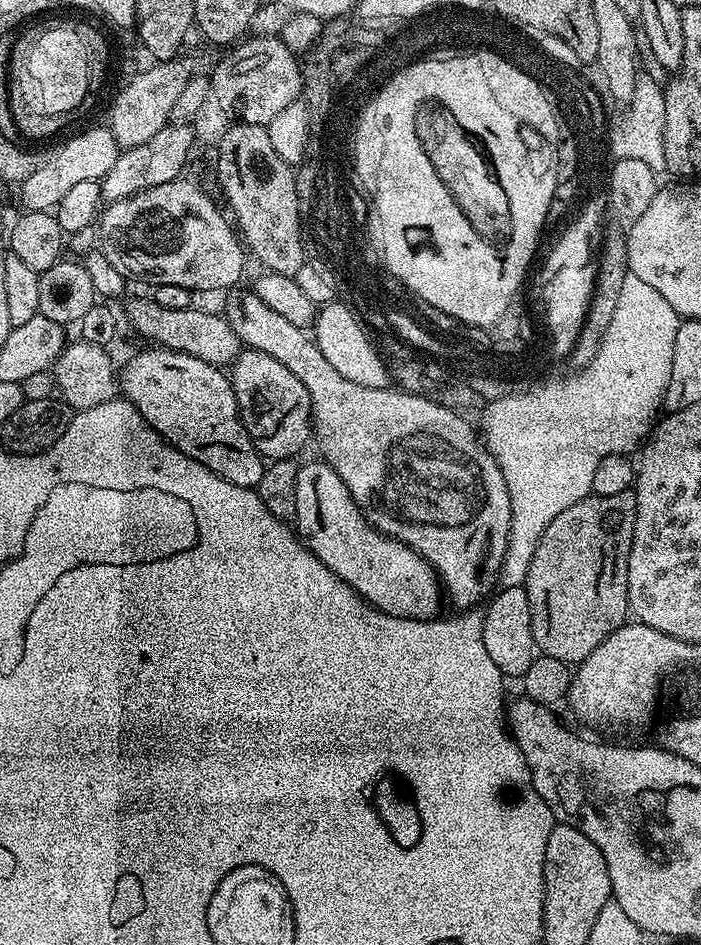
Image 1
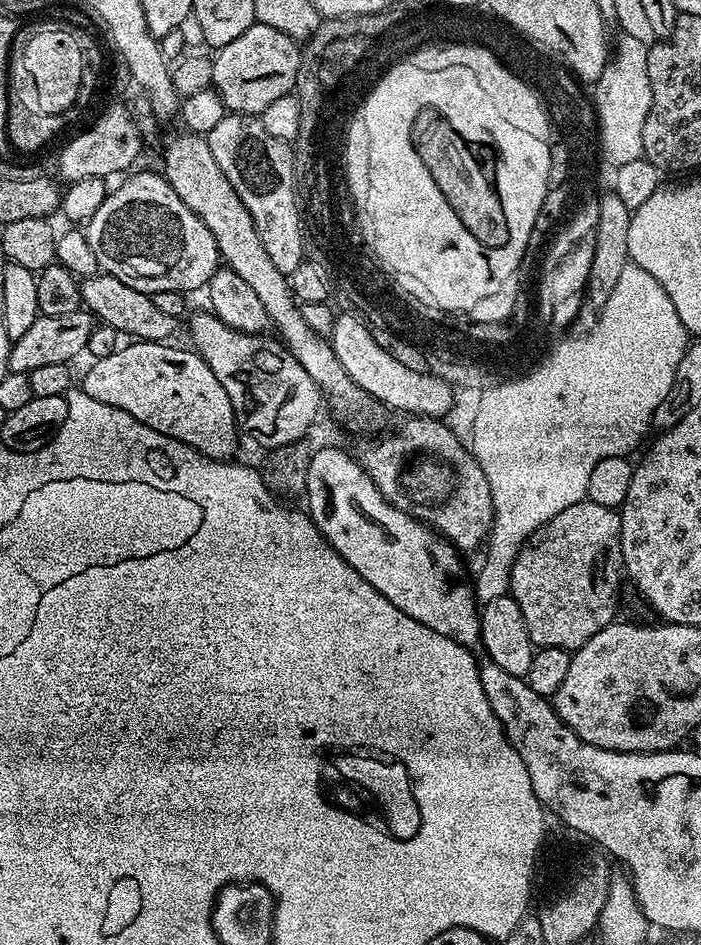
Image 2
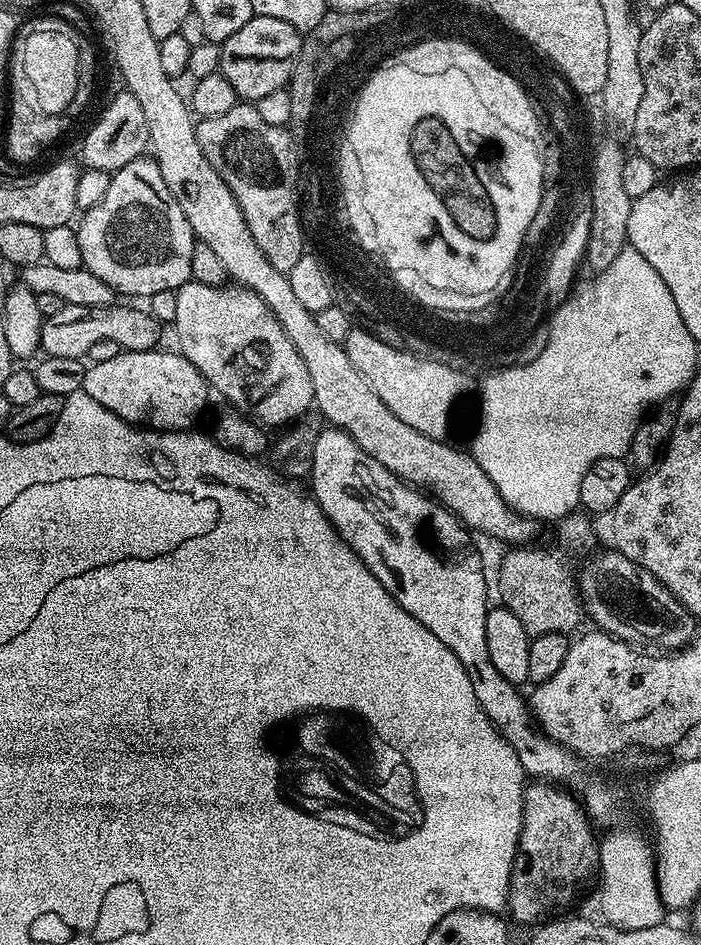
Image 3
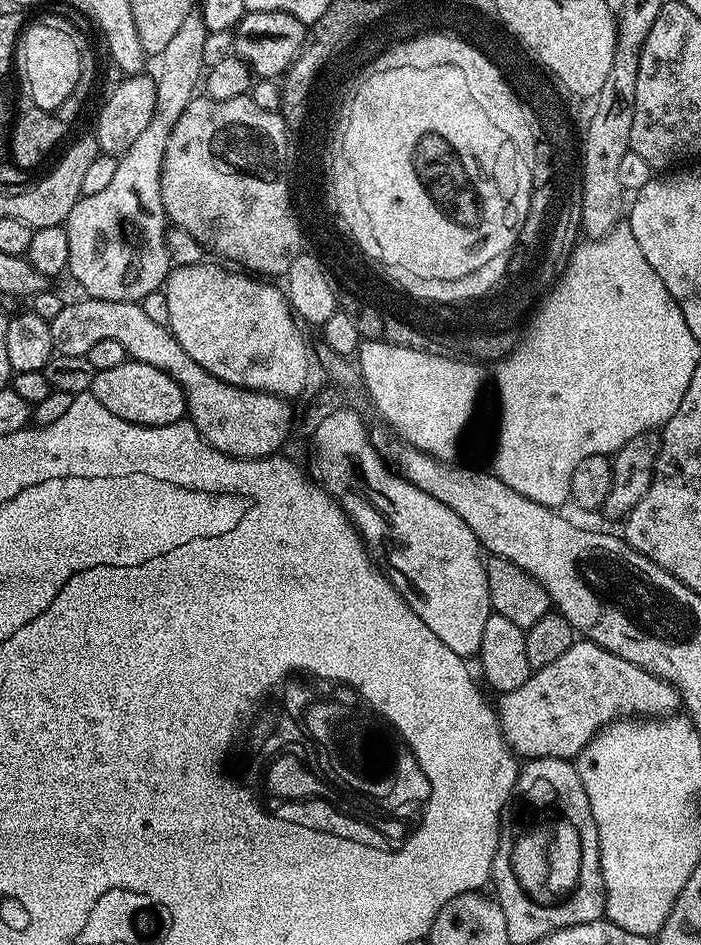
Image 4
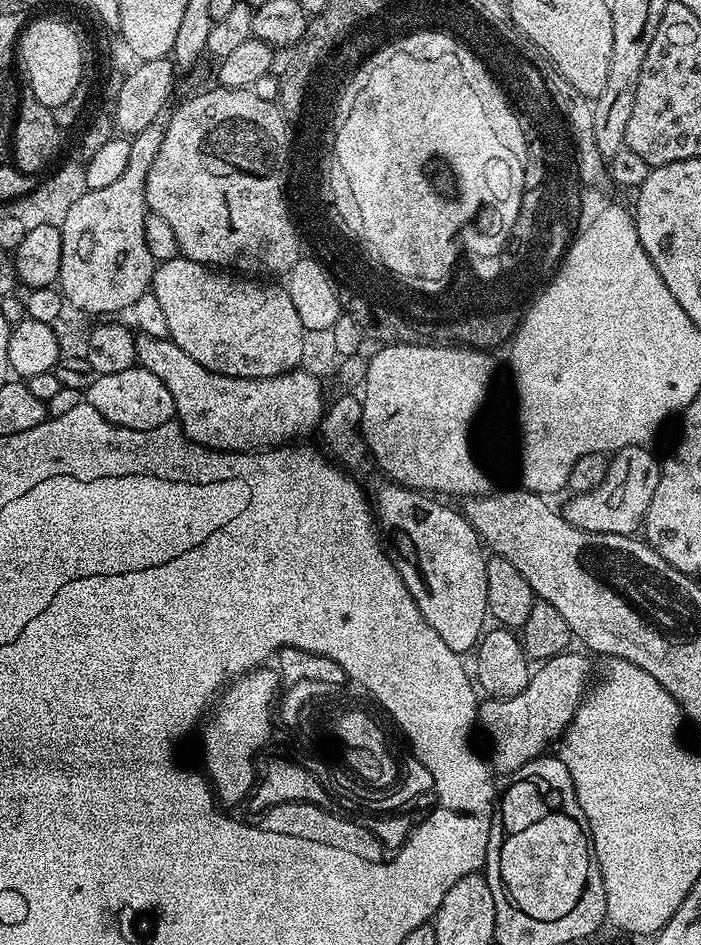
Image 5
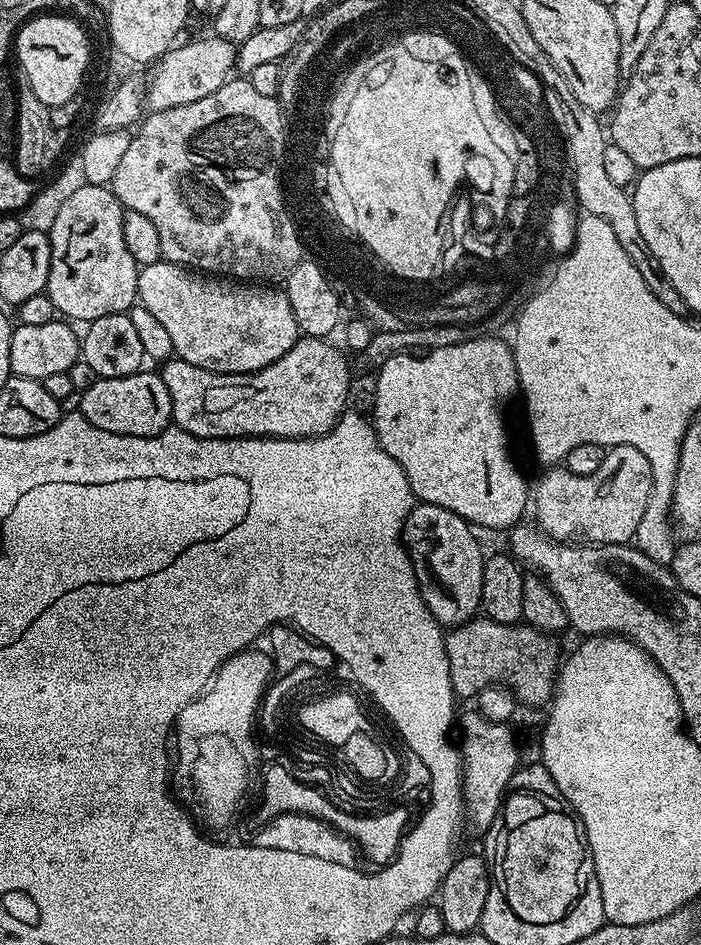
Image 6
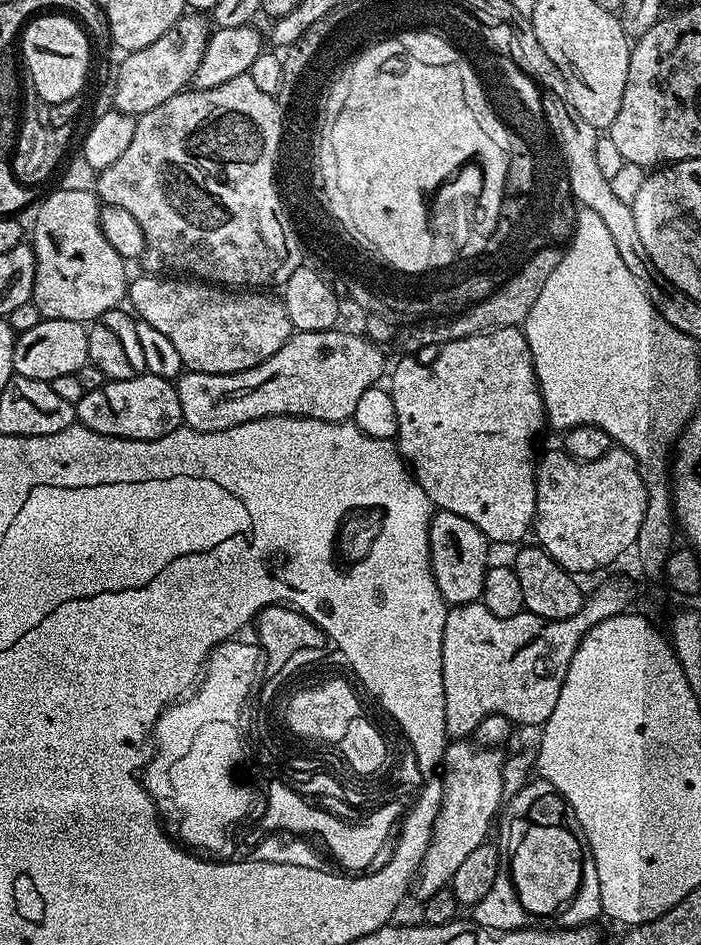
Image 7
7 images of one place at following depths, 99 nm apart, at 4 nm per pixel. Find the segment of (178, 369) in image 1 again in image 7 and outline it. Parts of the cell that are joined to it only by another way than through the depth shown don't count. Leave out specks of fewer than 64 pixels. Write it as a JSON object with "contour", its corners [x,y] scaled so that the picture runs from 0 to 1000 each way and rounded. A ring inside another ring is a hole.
{"contour":[[[201,396],[184,402],[154,402],[140,413],[120,416],[108,428],[108,442],[140,459],[181,466],[218,466],[258,452],[260,430],[247,403]]]}

